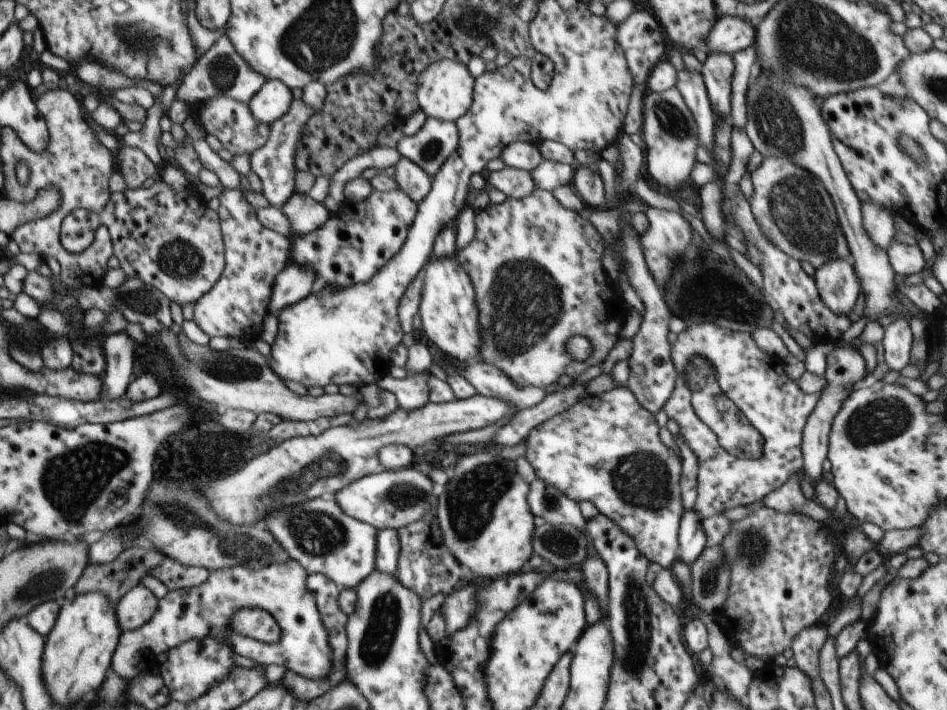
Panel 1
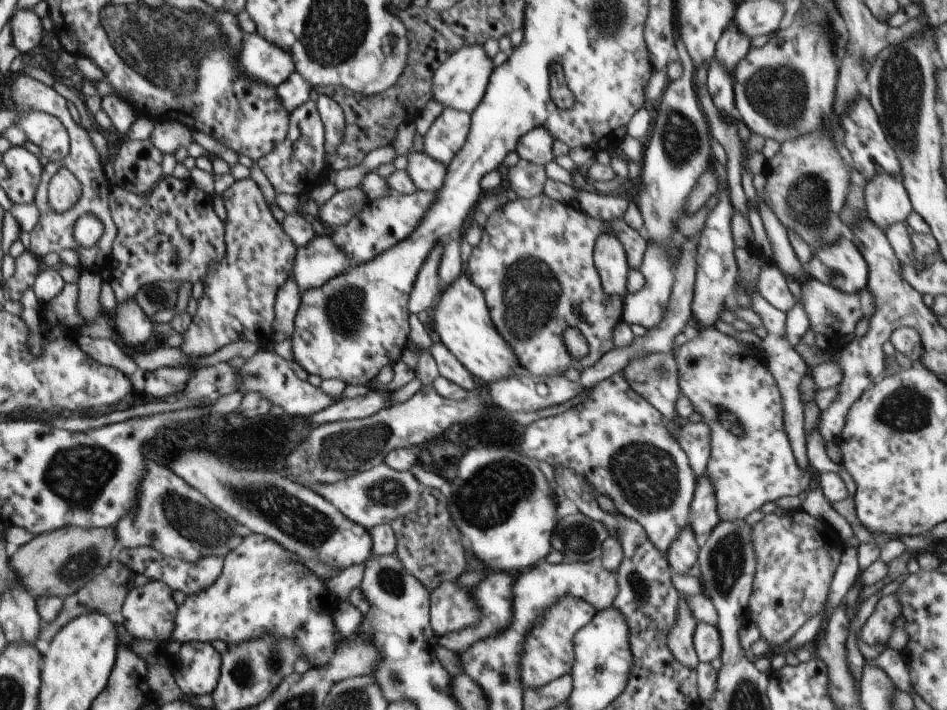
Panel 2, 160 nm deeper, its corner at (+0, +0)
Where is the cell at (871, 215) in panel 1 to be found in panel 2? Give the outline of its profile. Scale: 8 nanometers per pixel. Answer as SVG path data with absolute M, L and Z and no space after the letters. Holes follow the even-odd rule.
M886 173L874 175L864 190L868 219L886 231L894 224L906 223L913 211L903 181Z

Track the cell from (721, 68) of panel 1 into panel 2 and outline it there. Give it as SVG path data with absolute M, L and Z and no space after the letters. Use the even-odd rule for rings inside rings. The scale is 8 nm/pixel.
M732 20L726 28L726 32L722 34L722 38L716 44L716 52L714 52L714 61L720 62L728 74L735 80L736 66L748 55L750 48L750 38L742 36L742 32L738 30L736 22Z

